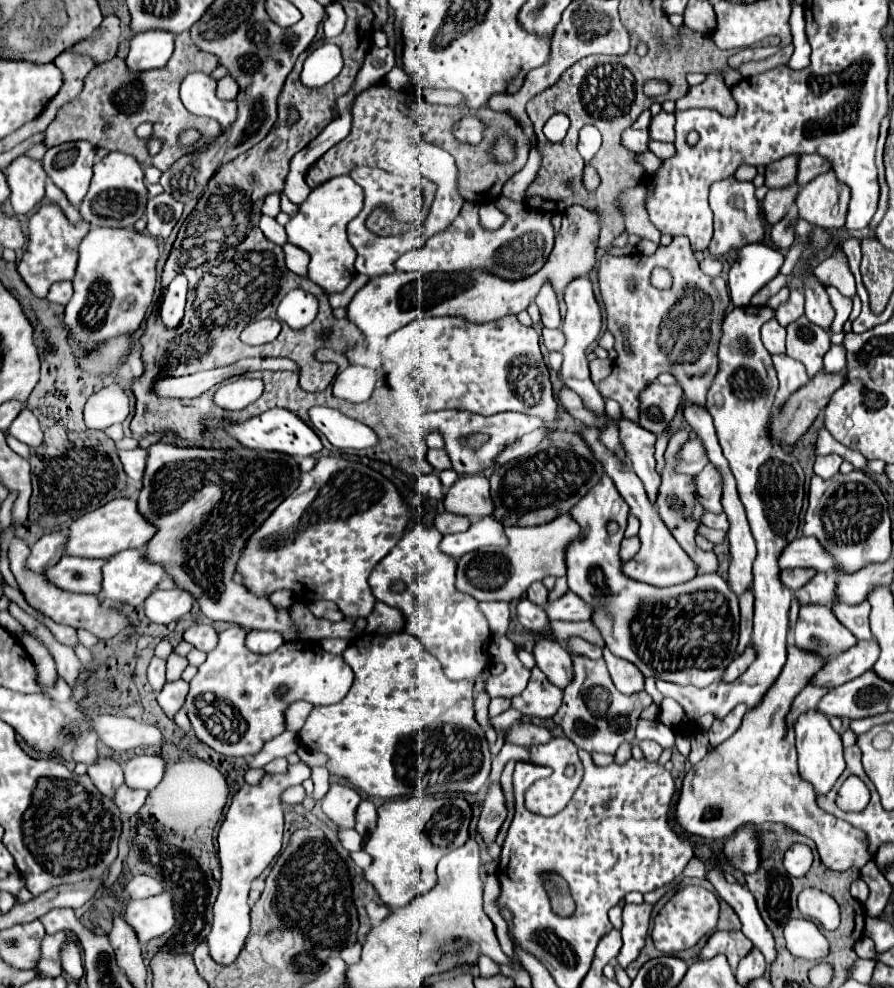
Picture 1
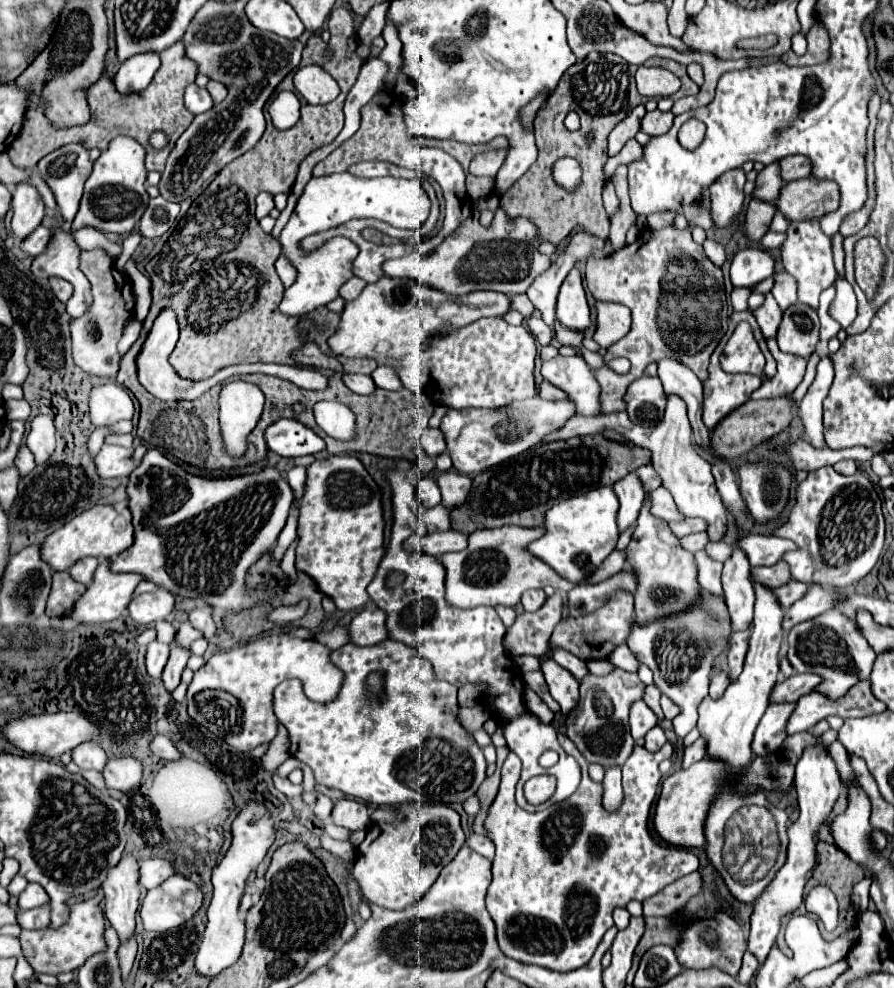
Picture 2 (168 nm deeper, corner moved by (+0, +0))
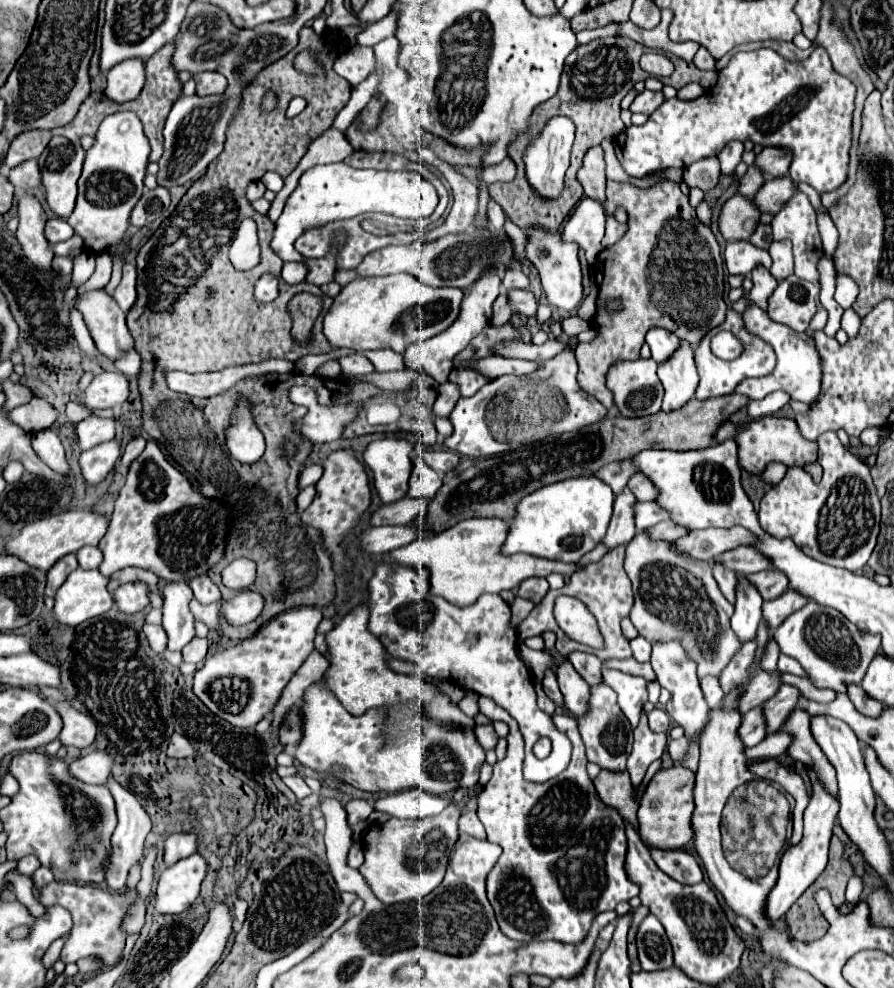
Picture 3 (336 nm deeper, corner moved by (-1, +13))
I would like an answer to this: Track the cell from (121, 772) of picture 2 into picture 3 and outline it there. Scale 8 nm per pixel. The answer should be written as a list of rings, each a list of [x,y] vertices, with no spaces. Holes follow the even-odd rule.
[[[100,750],[88,752],[80,760],[70,762],[72,774],[76,774],[76,778],[88,784],[106,784],[108,776],[112,774],[112,766],[114,766],[114,758],[108,752],[100,752]]]

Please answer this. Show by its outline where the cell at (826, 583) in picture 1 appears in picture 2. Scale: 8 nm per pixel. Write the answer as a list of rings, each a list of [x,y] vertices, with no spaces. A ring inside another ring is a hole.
[[[791,579],[791,581],[785,583],[783,587],[775,587],[775,589],[771,589],[771,591],[775,591],[775,597],[779,599],[781,607],[783,607],[783,609],[789,609],[797,599],[801,599],[801,597],[805,595],[807,585],[801,583],[801,581]]]

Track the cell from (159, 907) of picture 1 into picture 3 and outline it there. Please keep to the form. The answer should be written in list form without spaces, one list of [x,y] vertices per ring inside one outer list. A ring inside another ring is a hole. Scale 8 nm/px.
[[[192,854],[188,858],[178,860],[176,864],[168,866],[160,874],[158,894],[156,894],[156,902],[154,902],[156,912],[160,912],[160,914],[180,914],[180,912],[188,910],[200,894],[200,884],[204,880],[204,874],[206,874],[206,860],[200,854]]]

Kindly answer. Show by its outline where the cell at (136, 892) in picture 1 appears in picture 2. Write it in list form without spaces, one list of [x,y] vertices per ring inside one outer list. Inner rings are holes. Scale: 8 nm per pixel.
[[[145,859],[141,861],[141,877],[139,883],[145,889],[153,889],[161,885],[165,879],[169,879],[175,873],[175,867],[167,863],[167,859]]]

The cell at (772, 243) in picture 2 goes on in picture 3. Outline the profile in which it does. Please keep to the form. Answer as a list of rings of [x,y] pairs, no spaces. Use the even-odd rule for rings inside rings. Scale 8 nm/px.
[[[760,224],[760,226],[756,228],[756,232],[752,234],[750,240],[752,240],[754,246],[758,246],[758,248],[764,248],[764,250],[770,248],[770,244],[772,244],[772,228]]]

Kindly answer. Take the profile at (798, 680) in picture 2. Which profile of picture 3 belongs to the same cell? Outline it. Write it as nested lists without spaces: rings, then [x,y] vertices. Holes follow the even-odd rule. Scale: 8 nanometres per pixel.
[[[760,670],[746,686],[746,694],[742,694],[742,698],[740,698],[742,700],[740,712],[748,712],[756,706],[762,706],[766,700],[770,700],[776,694],[776,690],[780,690],[780,686],[782,686],[780,676],[782,676],[780,672]]]

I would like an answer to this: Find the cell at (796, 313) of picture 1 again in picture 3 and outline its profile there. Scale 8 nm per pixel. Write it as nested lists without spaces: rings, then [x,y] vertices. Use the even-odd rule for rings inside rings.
[[[772,242],[768,248],[772,256],[772,268],[770,274],[780,282],[786,280],[790,274],[794,274],[794,254],[790,242]]]

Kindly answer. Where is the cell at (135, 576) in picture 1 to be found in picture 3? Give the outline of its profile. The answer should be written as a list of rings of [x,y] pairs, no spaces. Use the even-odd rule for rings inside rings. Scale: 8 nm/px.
[[[74,570],[56,592],[54,616],[60,624],[78,626],[80,622],[106,614],[114,606],[114,596],[108,590],[110,578],[98,570]]]

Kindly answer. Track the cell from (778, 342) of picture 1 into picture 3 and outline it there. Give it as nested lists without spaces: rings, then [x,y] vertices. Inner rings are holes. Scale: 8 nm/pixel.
[[[756,266],[756,270],[752,270],[750,276],[754,282],[754,288],[744,298],[734,302],[732,308],[738,312],[744,312],[750,304],[756,304],[756,306],[762,306],[762,310],[768,310],[768,298],[776,290],[778,282],[768,274],[768,270],[764,266]]]

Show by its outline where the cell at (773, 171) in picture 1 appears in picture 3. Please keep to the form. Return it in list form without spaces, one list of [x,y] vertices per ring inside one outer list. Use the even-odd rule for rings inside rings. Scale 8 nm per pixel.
[[[750,166],[748,172],[740,178],[740,194],[746,198],[754,198],[754,194],[760,190],[760,186],[766,182],[764,172],[758,166]]]

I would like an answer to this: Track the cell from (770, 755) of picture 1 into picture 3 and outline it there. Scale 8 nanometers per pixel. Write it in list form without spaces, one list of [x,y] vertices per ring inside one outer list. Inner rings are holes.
[[[684,766],[664,768],[654,774],[650,784],[646,786],[644,796],[640,798],[638,808],[638,824],[640,836],[648,846],[656,846],[660,850],[678,850],[684,848],[692,840],[692,812],[694,812],[694,772]]]

